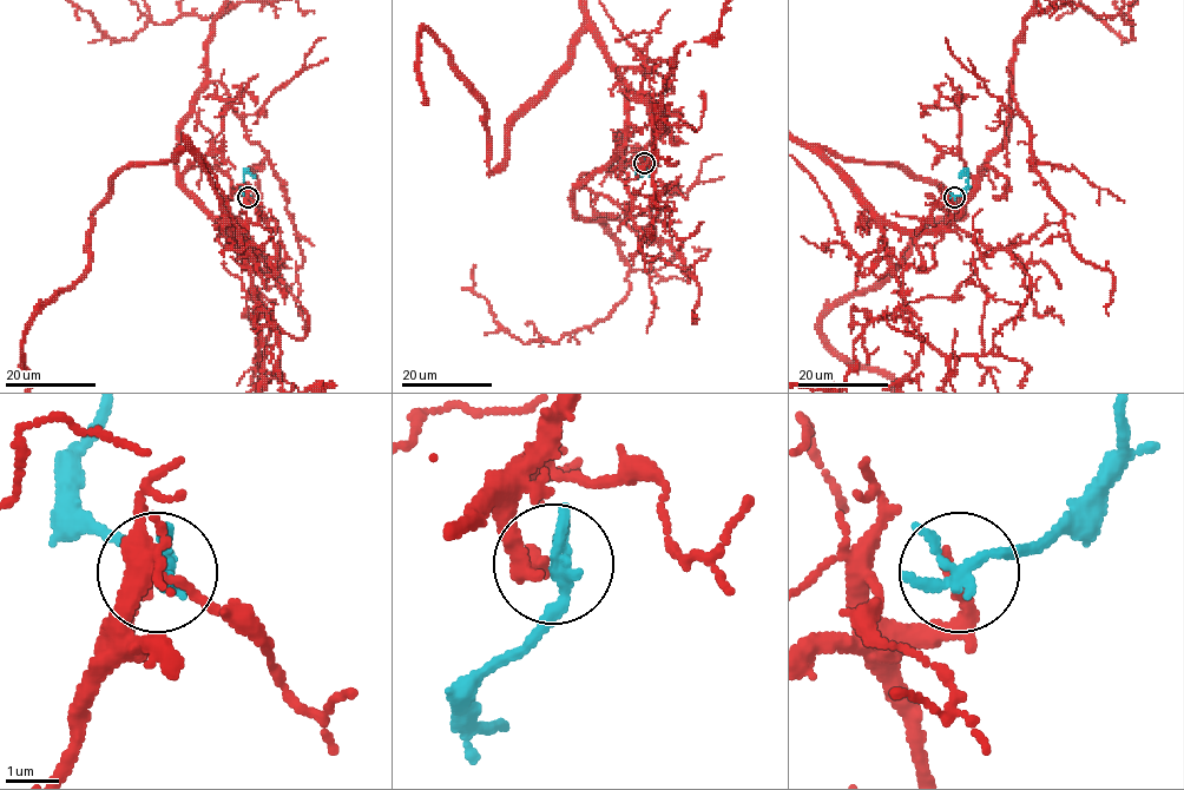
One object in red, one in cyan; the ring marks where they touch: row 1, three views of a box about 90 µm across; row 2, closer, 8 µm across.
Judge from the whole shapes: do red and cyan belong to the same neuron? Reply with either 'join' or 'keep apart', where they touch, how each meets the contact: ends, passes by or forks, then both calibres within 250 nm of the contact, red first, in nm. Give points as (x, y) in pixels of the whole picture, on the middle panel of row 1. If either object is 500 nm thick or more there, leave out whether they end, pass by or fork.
join; at (644, 163); red ends there; cyan passes by; 280 nm thick on the red side, 220 nm on the other

